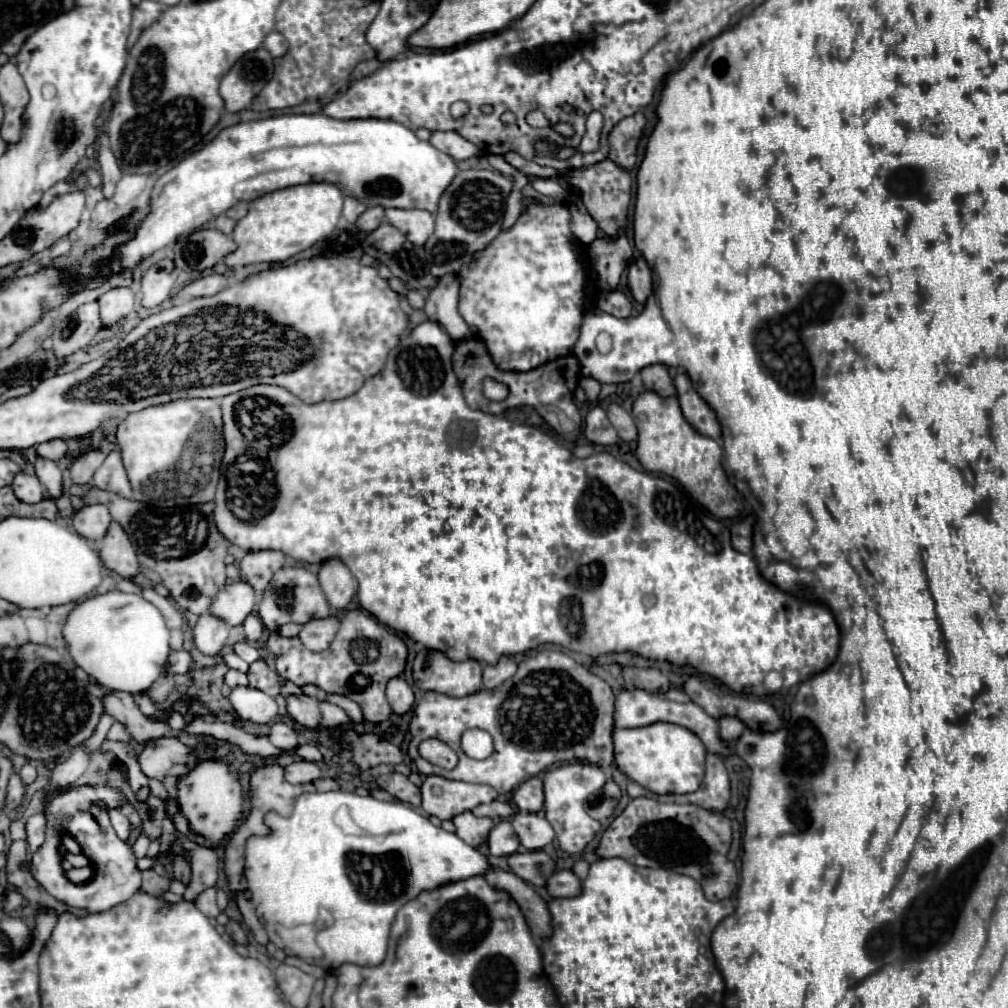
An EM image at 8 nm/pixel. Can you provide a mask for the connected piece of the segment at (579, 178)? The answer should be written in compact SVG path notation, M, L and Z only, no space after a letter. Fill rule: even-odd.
M603 160L589 168L569 172L567 182L569 182L569 186L573 186L581 192L583 206L587 208L591 218L597 222L597 226L611 240L615 240L619 236L619 230L627 224L627 212L629 212L629 202L631 202L631 174L629 174L629 170L617 166L611 160Z

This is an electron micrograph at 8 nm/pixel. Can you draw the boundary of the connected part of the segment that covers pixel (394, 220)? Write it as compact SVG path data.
M387 208L385 210L387 222L399 228L409 242L423 246L427 238L433 234L433 214L427 210L399 210L399 208Z

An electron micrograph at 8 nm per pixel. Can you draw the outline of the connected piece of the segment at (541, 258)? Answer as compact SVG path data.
M531 202L517 222L509 230L501 230L459 274L459 314L469 326L477 328L479 338L485 338L485 346L489 346L489 354L493 354L493 362L501 370L533 370L573 352L585 316L585 288L589 280L585 260L579 254L579 238L571 232L569 224L571 214L565 204Z

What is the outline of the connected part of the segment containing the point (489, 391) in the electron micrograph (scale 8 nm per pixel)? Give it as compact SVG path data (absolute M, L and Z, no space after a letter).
M487 378L485 380L485 384L483 384L483 394L485 394L485 398L489 398L489 400L505 400L507 398L507 386L505 384L501 384L501 382L495 382L495 380L491 380L491 378Z

